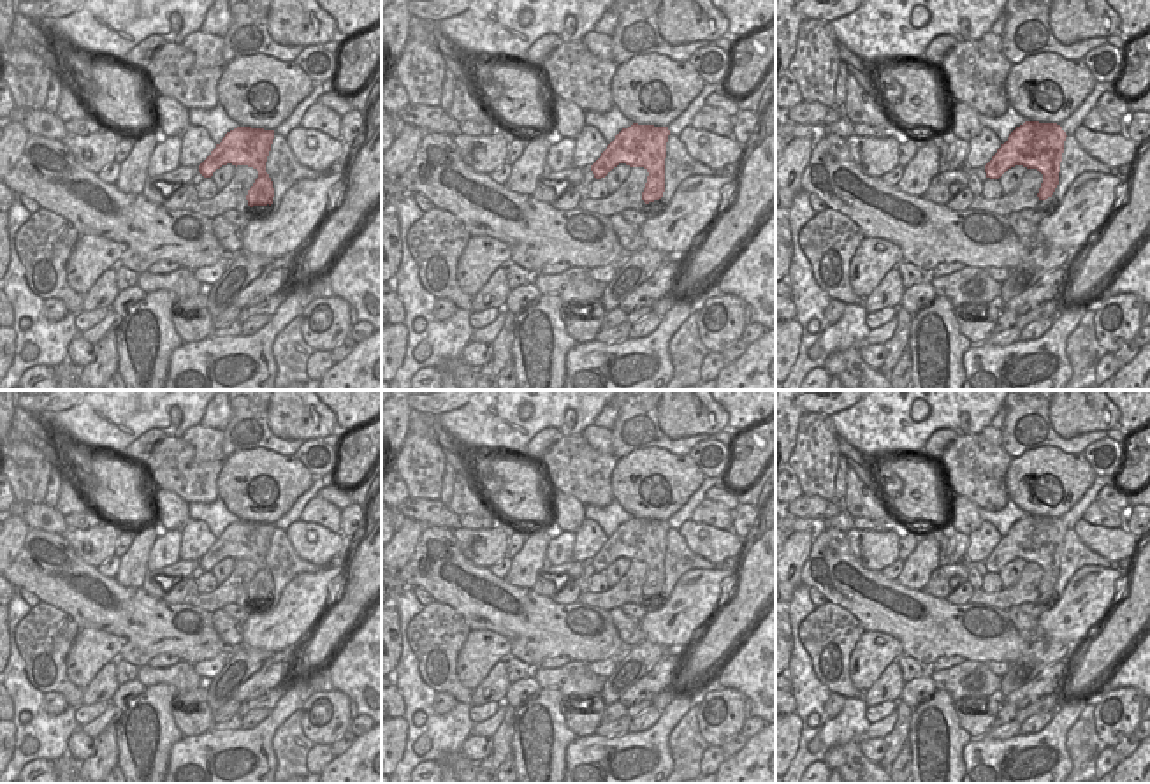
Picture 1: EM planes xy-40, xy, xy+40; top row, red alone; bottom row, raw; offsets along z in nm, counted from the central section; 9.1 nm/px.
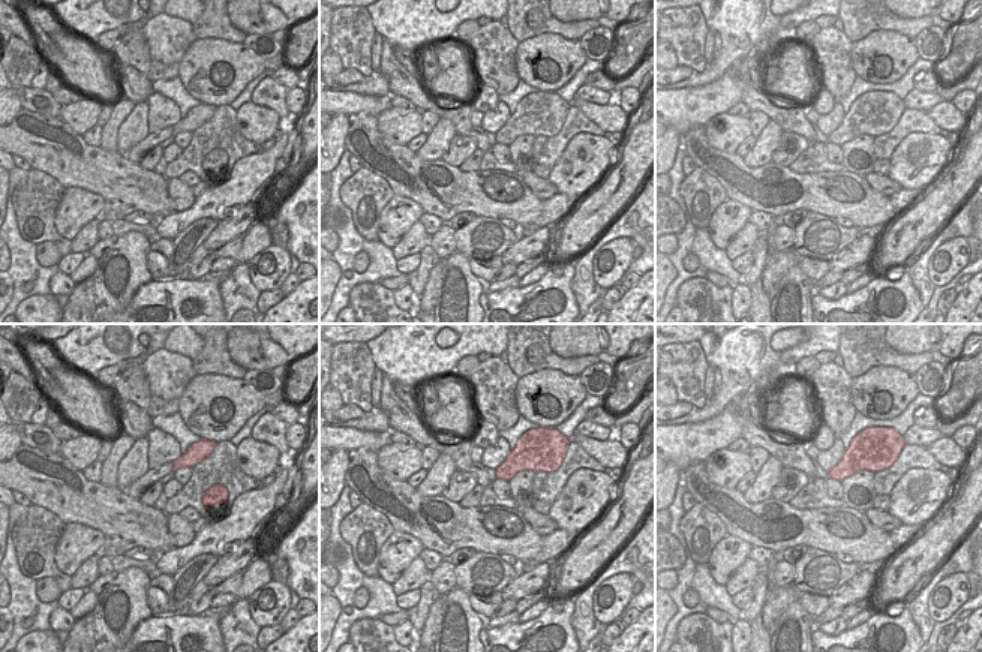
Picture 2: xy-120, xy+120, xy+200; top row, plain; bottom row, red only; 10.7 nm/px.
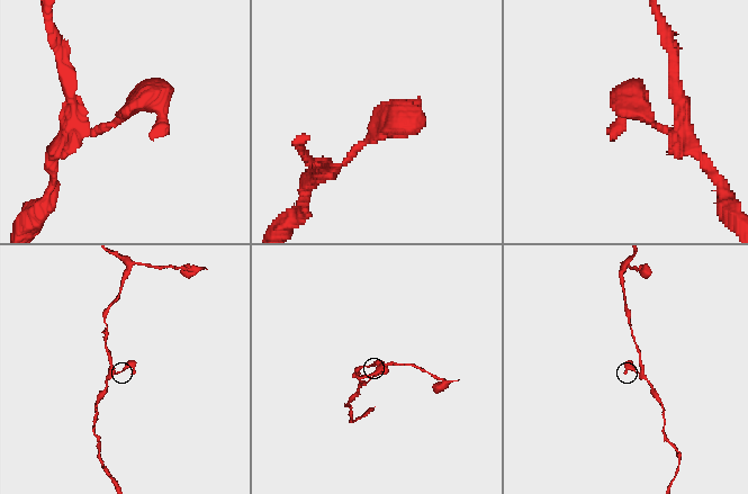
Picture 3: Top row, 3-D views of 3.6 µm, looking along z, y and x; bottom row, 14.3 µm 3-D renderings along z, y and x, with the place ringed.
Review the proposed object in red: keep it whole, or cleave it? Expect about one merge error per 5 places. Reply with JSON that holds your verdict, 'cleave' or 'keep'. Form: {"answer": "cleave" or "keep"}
{"answer": "keep"}

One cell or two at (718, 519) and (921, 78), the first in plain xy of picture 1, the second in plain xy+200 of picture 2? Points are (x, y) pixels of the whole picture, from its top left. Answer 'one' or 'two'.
two

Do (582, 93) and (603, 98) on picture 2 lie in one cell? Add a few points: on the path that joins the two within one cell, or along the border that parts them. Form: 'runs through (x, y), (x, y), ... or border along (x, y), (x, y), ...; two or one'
runs through (586, 93), (598, 96); one

